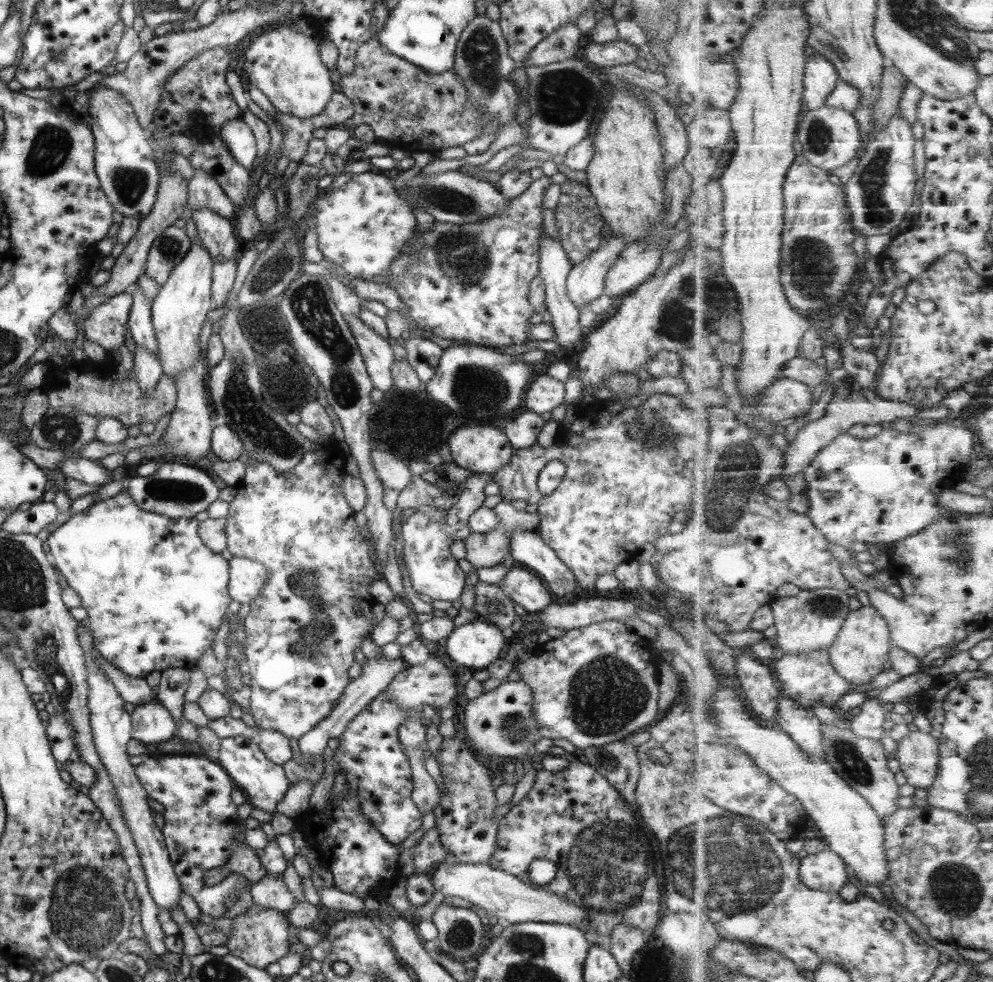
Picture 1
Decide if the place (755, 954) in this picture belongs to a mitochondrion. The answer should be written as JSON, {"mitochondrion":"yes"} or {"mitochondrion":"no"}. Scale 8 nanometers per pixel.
{"mitochondrion":"yes"}

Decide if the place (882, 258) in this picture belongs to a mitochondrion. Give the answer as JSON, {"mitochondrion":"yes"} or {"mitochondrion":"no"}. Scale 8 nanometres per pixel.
{"mitochondrion":"no"}

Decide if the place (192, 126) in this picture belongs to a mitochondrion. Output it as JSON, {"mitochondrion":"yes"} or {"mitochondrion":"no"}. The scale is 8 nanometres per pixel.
{"mitochondrion":"yes"}

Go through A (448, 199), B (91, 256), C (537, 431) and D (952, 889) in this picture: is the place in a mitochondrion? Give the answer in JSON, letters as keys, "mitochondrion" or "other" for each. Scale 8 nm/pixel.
{"A":"mitochondrion","B":"other","C":"other","D":"mitochondrion"}

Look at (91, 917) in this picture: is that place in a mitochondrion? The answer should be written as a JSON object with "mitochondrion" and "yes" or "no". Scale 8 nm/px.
{"mitochondrion":"yes"}

